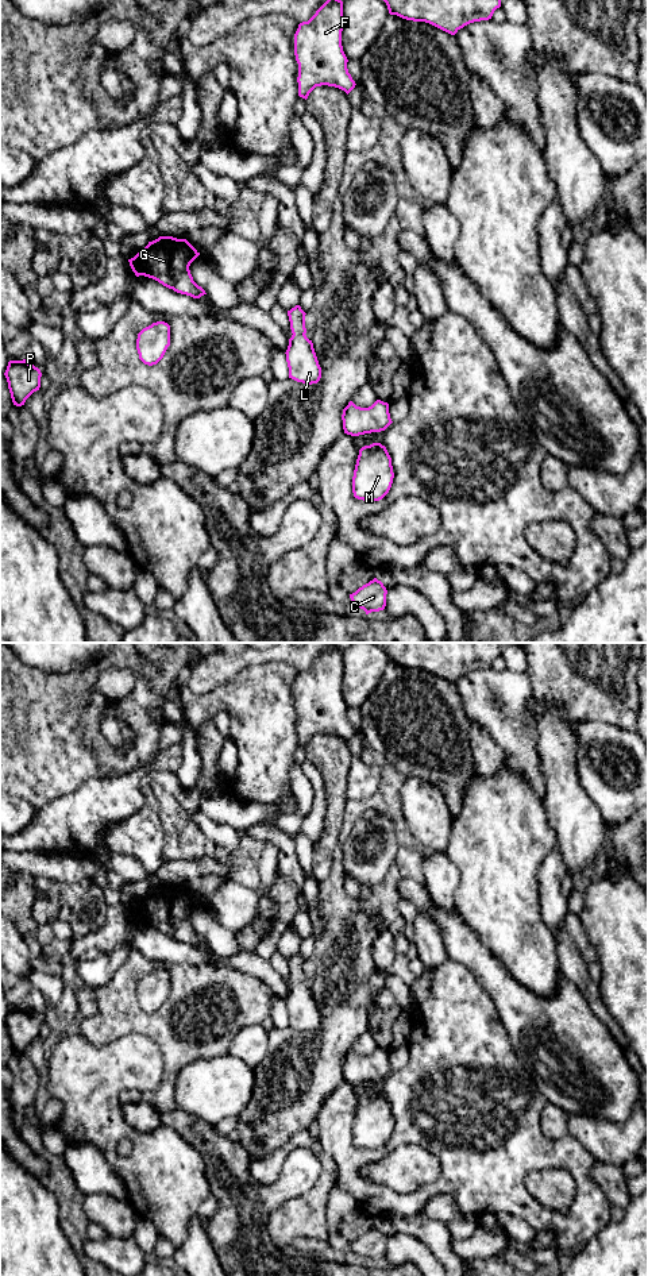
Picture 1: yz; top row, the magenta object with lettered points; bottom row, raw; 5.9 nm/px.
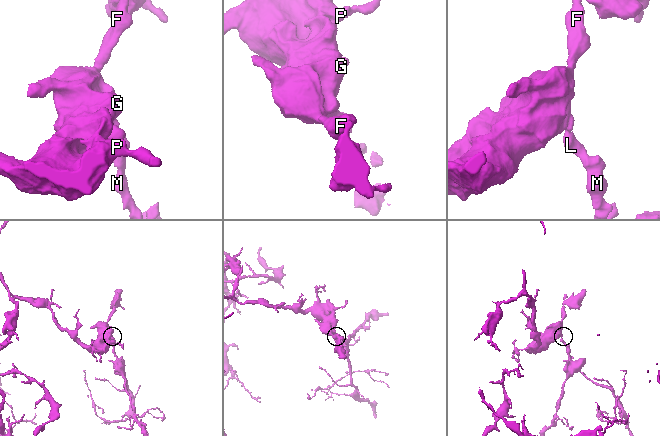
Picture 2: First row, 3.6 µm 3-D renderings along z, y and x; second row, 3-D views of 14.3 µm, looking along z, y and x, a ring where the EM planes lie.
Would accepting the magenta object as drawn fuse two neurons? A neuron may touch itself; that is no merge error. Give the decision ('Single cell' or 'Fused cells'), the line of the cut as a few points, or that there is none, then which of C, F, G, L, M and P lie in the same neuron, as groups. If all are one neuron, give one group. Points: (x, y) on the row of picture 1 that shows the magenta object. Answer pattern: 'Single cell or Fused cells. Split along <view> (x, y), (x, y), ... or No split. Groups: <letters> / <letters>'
Single cell. No split. Groups: C F G L M P

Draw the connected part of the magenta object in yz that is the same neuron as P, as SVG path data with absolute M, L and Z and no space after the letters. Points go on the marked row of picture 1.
M26 359L9 361L4 375L16 406L24 405L26 400L40 388L40 370Z

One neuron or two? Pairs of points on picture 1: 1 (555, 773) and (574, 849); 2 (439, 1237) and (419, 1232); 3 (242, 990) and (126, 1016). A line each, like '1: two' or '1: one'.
1: one
2: one
3: one

